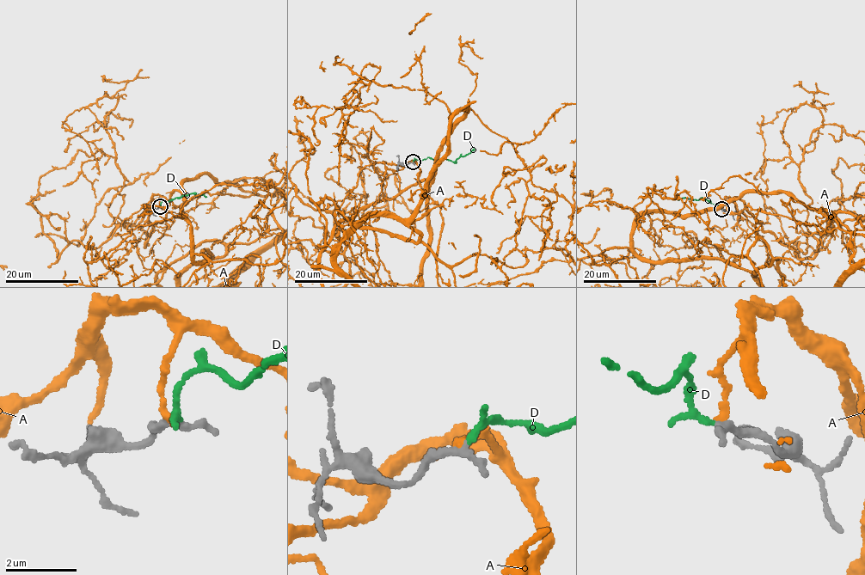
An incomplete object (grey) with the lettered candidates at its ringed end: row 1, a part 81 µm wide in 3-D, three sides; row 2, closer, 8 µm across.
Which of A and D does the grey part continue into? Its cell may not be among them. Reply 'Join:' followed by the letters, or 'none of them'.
Join: D

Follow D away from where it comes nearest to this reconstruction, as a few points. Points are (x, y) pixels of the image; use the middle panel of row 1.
D: (413, 162), (428, 157), (455, 162), (475, 149)

